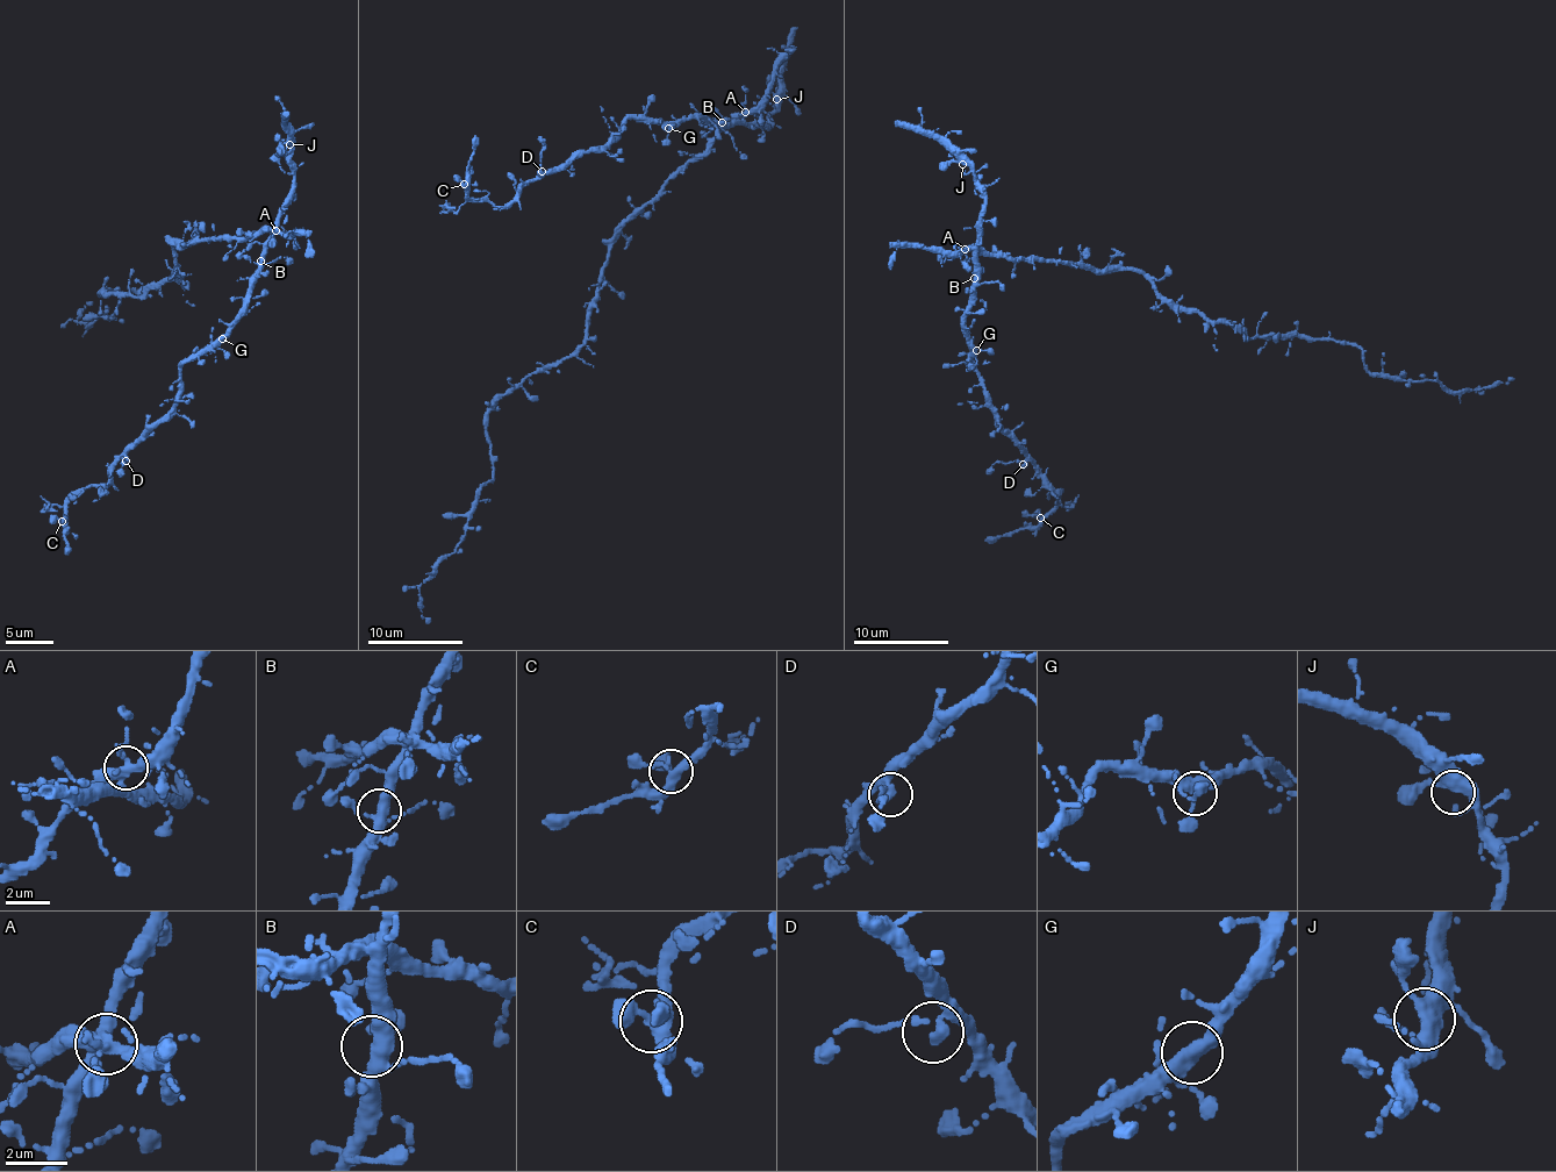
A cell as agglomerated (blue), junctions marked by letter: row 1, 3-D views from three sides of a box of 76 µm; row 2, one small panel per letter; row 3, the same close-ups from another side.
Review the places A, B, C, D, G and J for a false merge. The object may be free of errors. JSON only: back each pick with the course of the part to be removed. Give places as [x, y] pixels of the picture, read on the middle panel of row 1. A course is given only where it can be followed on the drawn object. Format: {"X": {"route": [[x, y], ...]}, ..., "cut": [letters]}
{"cut": []}

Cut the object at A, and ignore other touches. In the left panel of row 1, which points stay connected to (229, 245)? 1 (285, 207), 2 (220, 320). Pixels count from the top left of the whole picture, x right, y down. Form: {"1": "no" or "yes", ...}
{"1": "no", "2": "no"}

